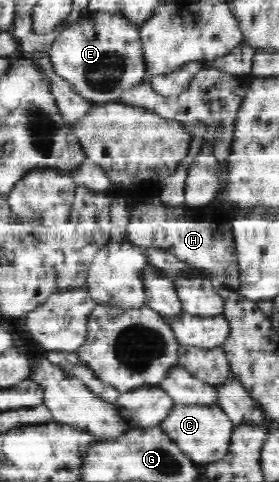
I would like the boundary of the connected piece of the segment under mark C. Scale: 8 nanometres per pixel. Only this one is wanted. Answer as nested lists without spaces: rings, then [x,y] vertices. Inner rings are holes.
[[[216,402],[175,404],[167,411],[163,421],[157,425],[163,429],[163,433],[175,441],[175,445],[193,461],[197,463],[207,463],[207,461],[217,461],[227,453],[229,441],[235,424],[223,410],[223,407]]]

